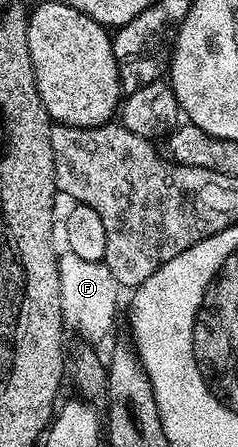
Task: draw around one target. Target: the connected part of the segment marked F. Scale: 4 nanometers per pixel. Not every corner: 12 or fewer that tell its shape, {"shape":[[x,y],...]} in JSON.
{"shape":[[58,256],[62,318],[86,342],[113,327],[121,286],[102,261]]}

